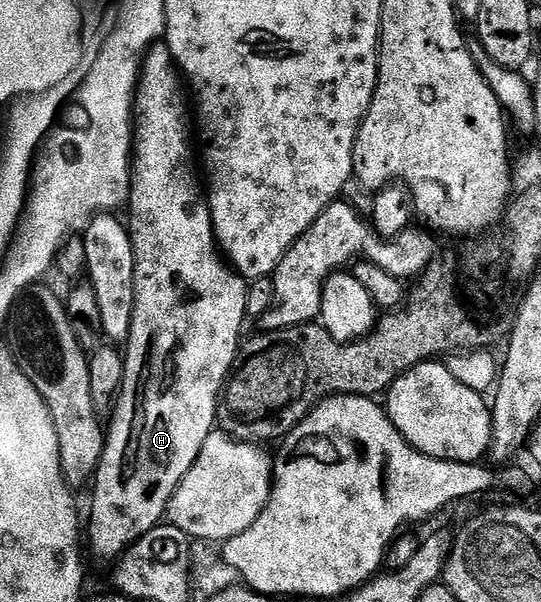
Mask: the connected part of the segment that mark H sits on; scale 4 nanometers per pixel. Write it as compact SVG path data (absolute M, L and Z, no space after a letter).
M173 60L173 61L152 61L152 65L150 65L150 64L148 64L148 63L147 63L147 62L146 62L146 61L144 61L144 62L143 62L143 70L142 70L142 80L141 80L141 81L140 81L140 82L139 82L139 86L138 86L138 92L137 92L137 94L136 94L136 96L135 96L135 108L134 108L134 113L135 113L135 117L134 117L134 172L133 172L133 174L132 174L132 191L131 191L131 198L130 198L130 208L131 208L131 207L132 207L132 223L131 223L131 221L130 221L130 232L131 232L131 236L132 236L132 241L133 241L133 249L134 249L134 251L135 251L135 252L136 252L136 306L135 306L135 307L134 307L134 311L133 311L133 321L132 321L132 329L131 329L131 330L130 330L130 331L129 331L129 335L128 335L128 339L127 339L127 342L126 342L126 352L125 352L125 353L124 353L124 382L123 382L123 383L122 383L122 387L121 387L121 388L120 388L120 397L119 397L119 398L118 398L118 400L116 400L116 408L115 408L115 409L113 409L113 410L112 410L112 416L111 416L111 418L110 418L110 420L109 420L109 421L108 421L108 422L107 422L107 425L106 425L106 438L105 438L105 440L104 440L104 454L103 454L103 455L102 455L102 459L101 459L101 460L100 460L100 466L98 466L98 468L97 468L97 469L96 469L96 475L95 475L95 478L94 478L94 484L93 484L93 485L92 485L92 486L91 486L91 489L92 489L92 488L93 488L93 489L92 489L92 522L90 522L90 523L89 523L89 525L88 525L88 529L87 529L87 525L86 525L86 541L87 541L87 537L88 537L88 541L89 541L89 543L90 543L90 544L92 544L92 549L93 549L93 551L94 551L94 552L96 552L96 553L97 553L97 555L98 555L98 556L100 556L100 557L112 557L112 558L111 558L111 559L119 559L119 557L121 557L121 555L122 555L122 554L123 554L123 553L125 553L125 551L127 551L127 549L129 549L129 548L130 548L130 546L131 546L131 545L132 545L132 544L134 544L134 543L135 543L135 541L137 541L137 540L138 540L138 539L142 539L142 535L146 535L146 534L147 534L147 533L148 533L148 532L150 532L150 530L151 530L151 529L155 529L155 528L156 528L156 526L157 526L157 525L159 525L159 524L161 524L161 522L163 522L163 521L164 521L164 520L165 520L165 517L166 517L166 514L167 514L167 512L168 512L168 504L169 504L169 503L170 503L170 499L171 499L171 498L172 498L172 496L173 496L173 495L174 495L174 491L175 491L175 490L176 490L176 488L177 488L177 487L178 487L178 483L182 483L182 479L183 479L183 478L184 478L184 476L185 476L185 475L186 475L186 471L190 471L190 467L194 467L194 459L198 459L198 455L199 455L199 454L200 454L200 452L201 452L201 451L202 451L202 443L206 443L206 439L207 439L207 438L208 438L208 436L210 436L210 435L211 435L211 434L212 434L212 432L213 432L213 431L214 431L214 426L215 426L215 425L216 425L216 424L217 424L217 421L218 421L218 402L219 402L219 401L220 401L220 400L221 400L221 397L222 397L222 390L223 390L223 389L224 389L224 388L225 388L225 385L226 385L226 382L227 382L227 380L228 380L228 378L229 378L229 376L230 376L230 374L231 374L231 372L232 372L232 370L233 370L233 368L234 368L234 366L235 366L235 365L236 365L236 364L237 364L237 361L238 361L238 350L239 350L239 349L240 349L240 348L241 348L241 345L242 345L242 340L241 340L241 341L240 341L240 328L242 328L242 327L243 327L243 325L244 325L244 321L245 321L245 322L246 322L246 314L247 314L247 311L248 311L248 308L247 308L247 307L246 307L246 299L247 299L247 298L248 298L248 287L249 287L249 282L248 282L248 281L247 281L247 280L245 280L245 278L243 278L243 277L241 277L241 276L240 276L240 274L239 274L239 273L237 273L237 272L236 272L236 270L235 270L235 269L233 269L233 268L231 268L231 267L229 267L229 266L228 266L228 265L227 265L227 264L226 264L226 261L225 261L225 258L224 258L224 257L223 257L223 256L222 256L222 253L221 253L221 250L220 250L220 249L219 249L219 248L218 248L218 242L217 242L217 239L216 239L216 233L215 233L215 232L214 232L214 231L213 231L213 230L212 230L212 210L211 210L211 209L209 209L209 208L208 208L208 202L207 202L207 200L206 200L206 197L205 197L205 194L204 194L204 193L203 193L203 192L202 192L202 189L201 189L201 186L200 186L200 189L199 189L199 187L198 187L198 186L196 186L196 181L195 181L195 179L194 179L194 178L192 178L192 161L191 161L191 159L190 159L190 158L188 158L188 125L187 125L187 123L186 123L186 122L184 122L184 91L185 91L185 95L186 95L186 89L185 89L185 86L184 86L184 85L183 85L183 87L184 87L184 89L183 89L183 87L182 87L182 86L180 86L180 81L181 81L181 83L182 83L182 73L181 73L181 71L180 71L180 69L178 69L178 68L177 68L177 64L176 64L176 62L175 62L175 61L174 61L174 60Z

